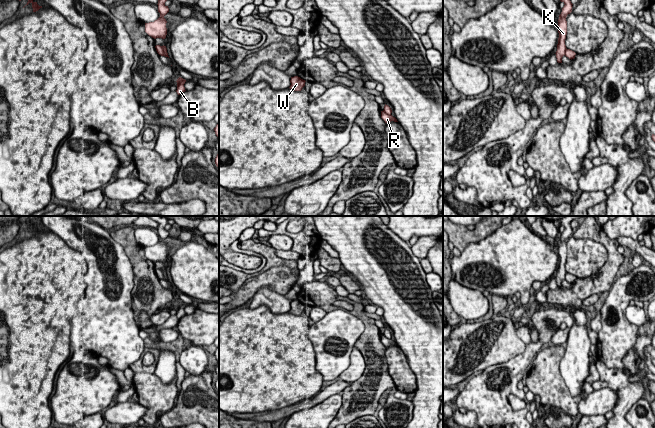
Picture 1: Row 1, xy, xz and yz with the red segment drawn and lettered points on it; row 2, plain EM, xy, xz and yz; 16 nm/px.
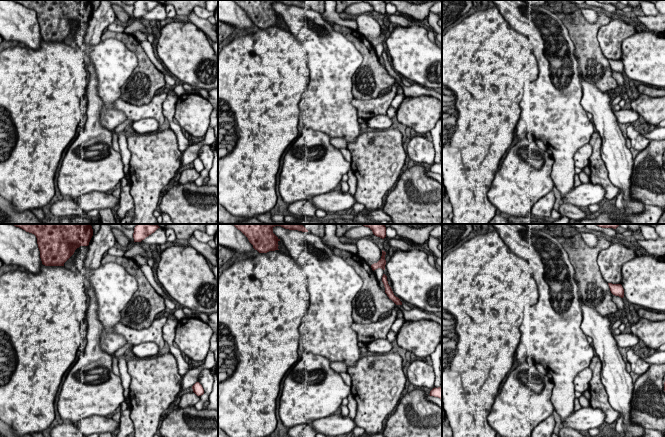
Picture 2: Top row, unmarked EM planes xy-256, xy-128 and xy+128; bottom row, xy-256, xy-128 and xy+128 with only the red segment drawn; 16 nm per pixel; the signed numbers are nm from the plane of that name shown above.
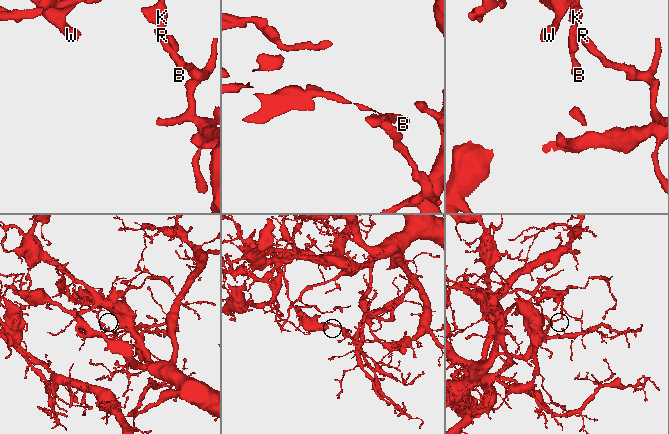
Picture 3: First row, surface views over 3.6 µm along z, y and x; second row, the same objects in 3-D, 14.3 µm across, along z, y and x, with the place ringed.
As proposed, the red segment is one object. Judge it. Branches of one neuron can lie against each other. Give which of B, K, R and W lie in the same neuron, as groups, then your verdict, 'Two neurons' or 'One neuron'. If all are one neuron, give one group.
Groups: B K W / R. Two neurons

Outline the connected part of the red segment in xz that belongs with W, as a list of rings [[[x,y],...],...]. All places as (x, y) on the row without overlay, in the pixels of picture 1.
[[[298,300],[291,301],[291,309],[289,312],[294,315],[301,315],[302,312],[305,310],[305,306],[305,304],[301,303]]]

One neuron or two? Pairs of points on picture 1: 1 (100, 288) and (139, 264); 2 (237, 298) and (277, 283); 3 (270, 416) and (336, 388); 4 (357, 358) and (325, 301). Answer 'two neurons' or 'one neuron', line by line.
1: two neurons
2: one neuron
3: one neuron
4: two neurons

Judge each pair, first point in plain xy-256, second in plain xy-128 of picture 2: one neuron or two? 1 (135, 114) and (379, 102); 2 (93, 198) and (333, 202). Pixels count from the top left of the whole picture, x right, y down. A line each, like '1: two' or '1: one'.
1: one
2: one

